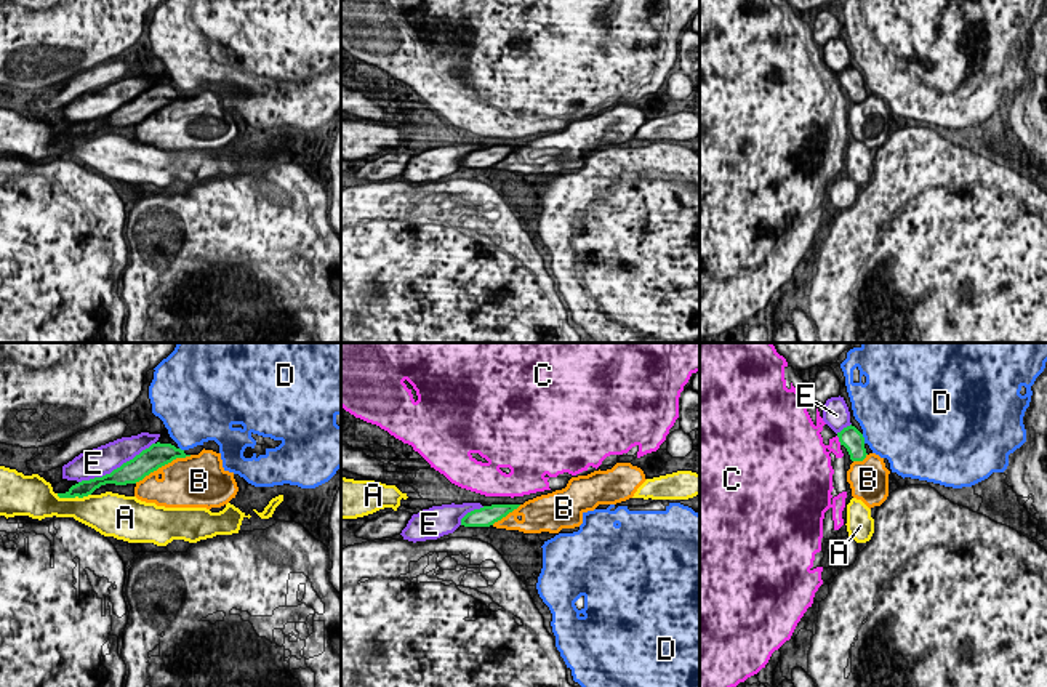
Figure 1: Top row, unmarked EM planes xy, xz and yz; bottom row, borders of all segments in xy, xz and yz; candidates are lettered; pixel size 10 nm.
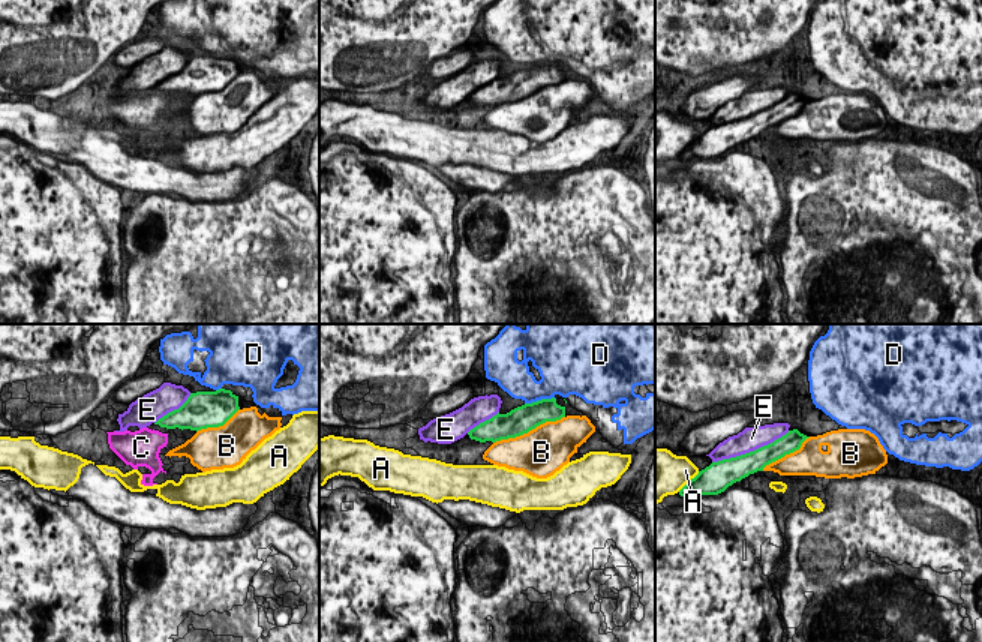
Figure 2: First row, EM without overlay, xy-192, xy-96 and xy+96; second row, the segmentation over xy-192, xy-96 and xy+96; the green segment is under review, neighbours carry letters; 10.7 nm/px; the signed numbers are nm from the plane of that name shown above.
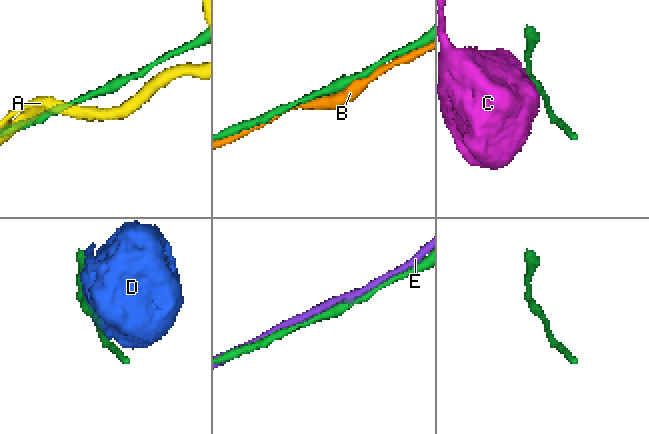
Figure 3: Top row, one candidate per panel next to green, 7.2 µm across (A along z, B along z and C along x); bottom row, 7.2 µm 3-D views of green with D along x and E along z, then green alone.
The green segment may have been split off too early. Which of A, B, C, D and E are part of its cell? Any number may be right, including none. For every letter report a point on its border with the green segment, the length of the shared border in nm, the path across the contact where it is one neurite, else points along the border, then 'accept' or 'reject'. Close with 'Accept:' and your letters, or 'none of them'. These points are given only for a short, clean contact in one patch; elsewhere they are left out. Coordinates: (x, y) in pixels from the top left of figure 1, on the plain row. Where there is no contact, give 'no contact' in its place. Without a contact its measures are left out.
A: contact xy (72, 138); length 360 nm; reject
B: contact xy (162, 106); length 650 nm; reject
C: contact yz (839, 82); length 110 nm; reject
D: contact yz (863, 80); length 100 nm; reject
E: contact xy (117, 109); length 850 nm; reject
Accept: none of them

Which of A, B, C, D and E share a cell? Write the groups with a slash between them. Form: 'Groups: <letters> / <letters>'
Groups: A / B / C / D / E

